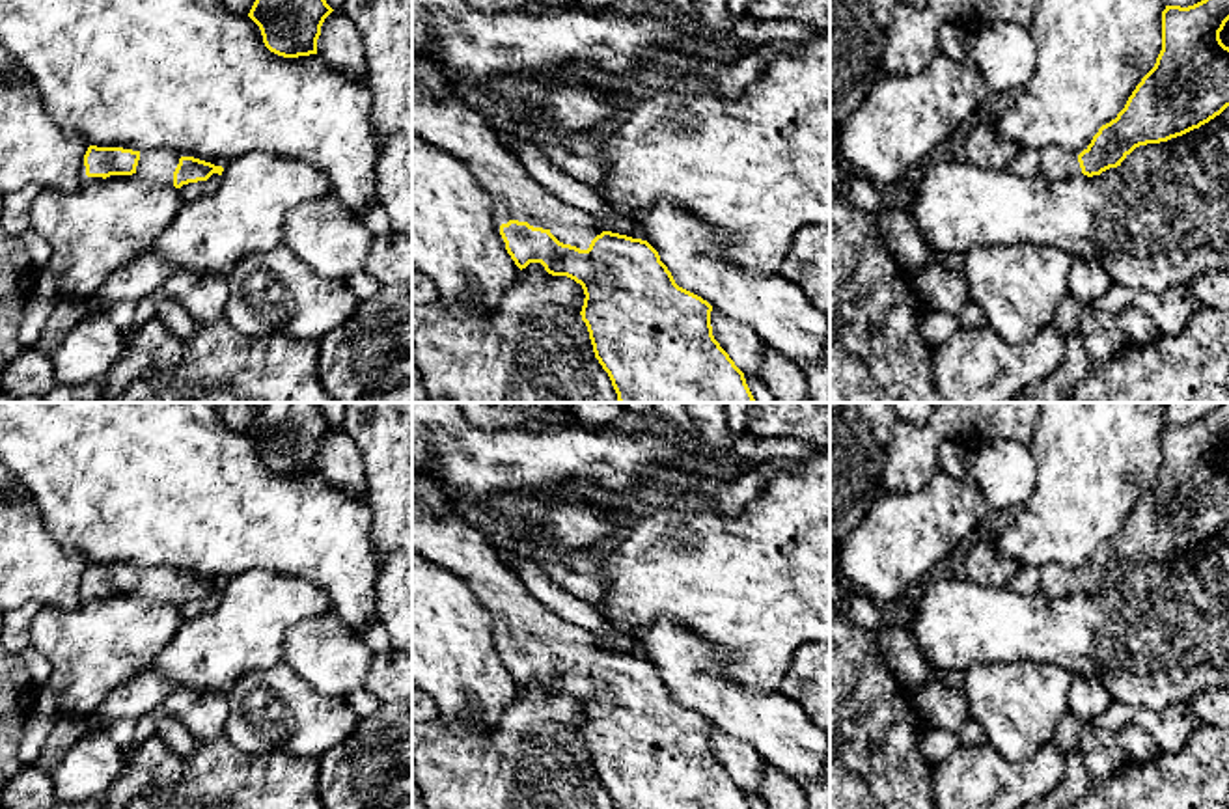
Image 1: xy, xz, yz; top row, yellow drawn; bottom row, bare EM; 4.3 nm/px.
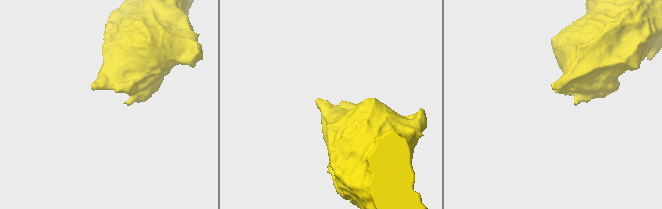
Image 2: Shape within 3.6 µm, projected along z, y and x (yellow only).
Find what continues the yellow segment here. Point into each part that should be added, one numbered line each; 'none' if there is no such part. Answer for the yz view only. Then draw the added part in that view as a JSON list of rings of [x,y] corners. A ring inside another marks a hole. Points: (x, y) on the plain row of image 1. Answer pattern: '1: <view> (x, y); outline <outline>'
1: yz (1056, 582); outline [[[1041,567],[1041,589],[1046,598],[1059,598],[1072,591],[1082,591],[1078,572],[1061,567]]]

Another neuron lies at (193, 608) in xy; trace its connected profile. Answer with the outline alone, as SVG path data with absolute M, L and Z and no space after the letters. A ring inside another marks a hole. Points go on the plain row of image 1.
M213 591L207 598L188 600L177 608L185 619L196 619L201 613L214 610L218 600L220 600L220 593Z

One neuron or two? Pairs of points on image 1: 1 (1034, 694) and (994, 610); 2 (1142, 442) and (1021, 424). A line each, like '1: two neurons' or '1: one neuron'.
1: two neurons
2: two neurons

